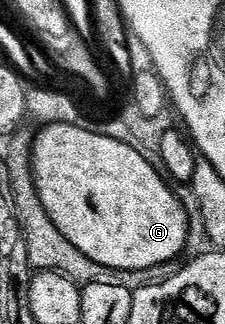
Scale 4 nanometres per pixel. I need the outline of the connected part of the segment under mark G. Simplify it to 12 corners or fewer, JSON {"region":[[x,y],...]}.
{"region":[[47,124],[42,207],[86,259],[143,274],[188,213],[135,144]]}

